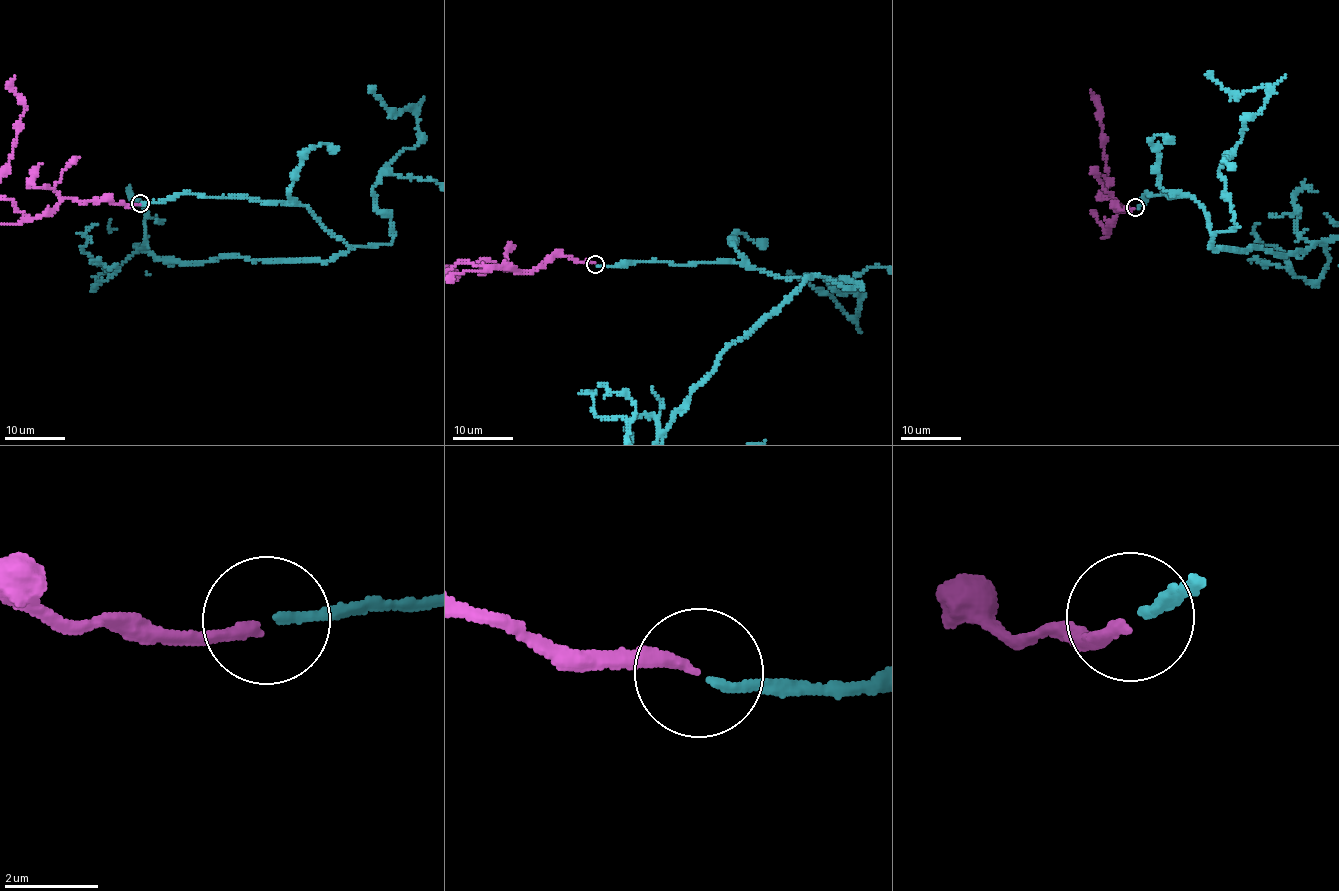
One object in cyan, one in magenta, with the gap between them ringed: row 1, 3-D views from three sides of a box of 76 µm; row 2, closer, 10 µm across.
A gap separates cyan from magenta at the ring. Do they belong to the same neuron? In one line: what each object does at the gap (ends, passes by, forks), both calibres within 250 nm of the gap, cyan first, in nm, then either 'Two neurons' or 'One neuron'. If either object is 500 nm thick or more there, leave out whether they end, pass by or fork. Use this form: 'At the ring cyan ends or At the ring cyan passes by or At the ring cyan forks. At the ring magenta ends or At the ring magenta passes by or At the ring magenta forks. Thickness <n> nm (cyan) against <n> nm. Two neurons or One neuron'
At the ring cyan ends. At the ring magenta ends. Thickness 190 nm (cyan) against 240 nm. One neuron

